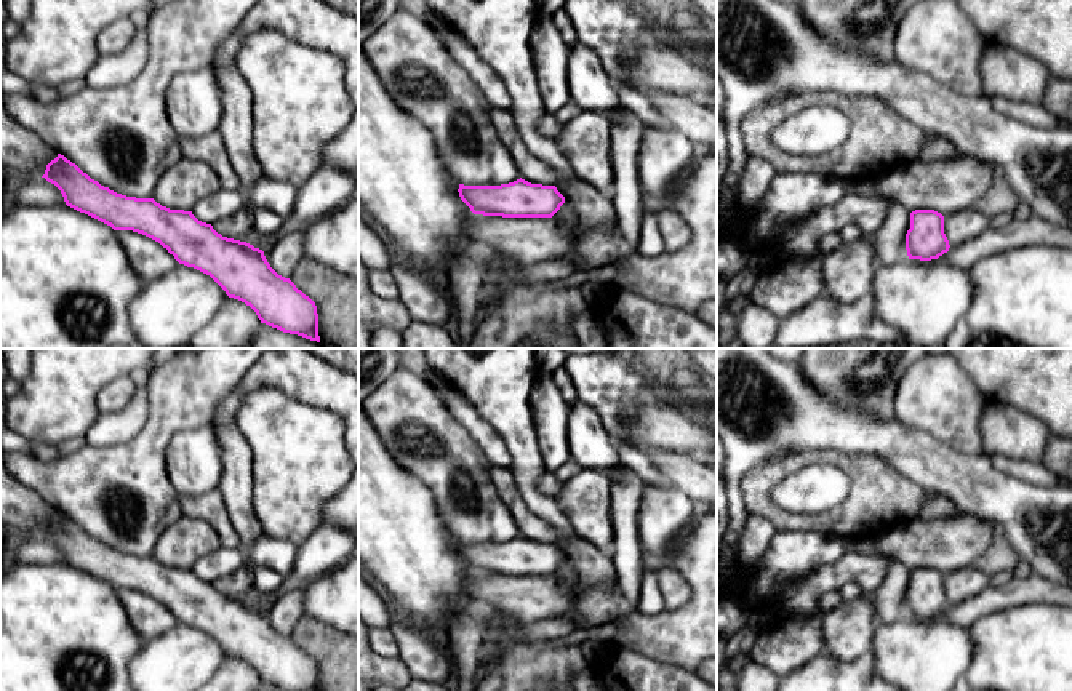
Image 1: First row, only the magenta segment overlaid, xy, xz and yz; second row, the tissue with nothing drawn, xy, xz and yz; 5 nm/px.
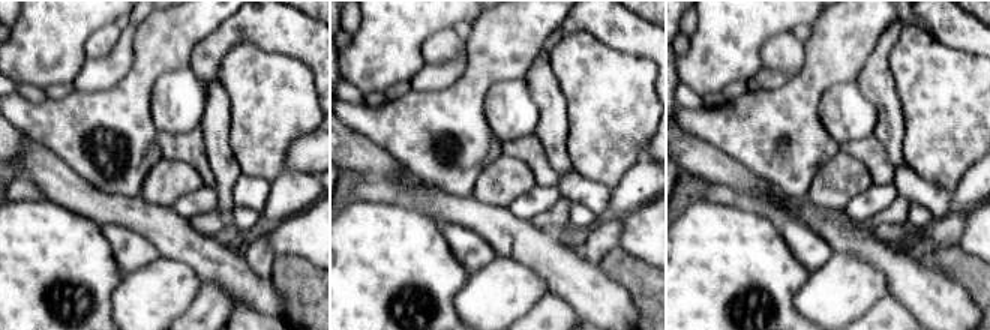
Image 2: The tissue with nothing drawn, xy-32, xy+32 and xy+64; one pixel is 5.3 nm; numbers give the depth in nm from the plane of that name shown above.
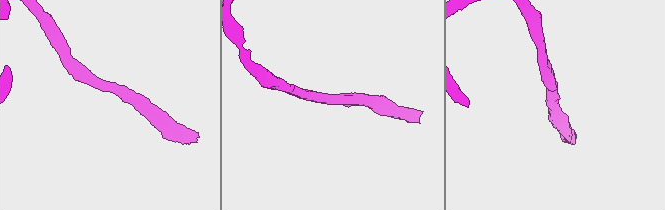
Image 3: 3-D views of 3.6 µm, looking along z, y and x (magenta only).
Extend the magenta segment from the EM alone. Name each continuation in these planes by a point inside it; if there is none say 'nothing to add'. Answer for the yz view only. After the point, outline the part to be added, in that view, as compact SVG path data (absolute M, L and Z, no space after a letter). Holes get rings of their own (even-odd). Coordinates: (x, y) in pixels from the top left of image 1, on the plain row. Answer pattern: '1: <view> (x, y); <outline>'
1: yz (968, 581); M974 565L963 566L944 576L944 592L950 605L968 600L990 585L990 576Z

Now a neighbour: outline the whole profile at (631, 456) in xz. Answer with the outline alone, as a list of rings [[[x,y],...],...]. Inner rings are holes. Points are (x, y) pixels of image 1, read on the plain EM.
[[[611,438],[613,445],[618,451],[619,464],[632,469],[637,477],[645,483],[651,486],[667,486],[672,485],[653,464],[648,453],[638,449],[637,446]]]

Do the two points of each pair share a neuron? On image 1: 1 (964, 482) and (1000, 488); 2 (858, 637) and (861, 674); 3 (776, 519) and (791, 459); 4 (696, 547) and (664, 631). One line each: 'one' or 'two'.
1: one
2: two
3: one
4: one

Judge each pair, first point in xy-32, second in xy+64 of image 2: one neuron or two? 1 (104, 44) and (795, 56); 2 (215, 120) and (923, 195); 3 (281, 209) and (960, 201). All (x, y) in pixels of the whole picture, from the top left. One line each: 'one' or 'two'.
1: one
2: two
3: one

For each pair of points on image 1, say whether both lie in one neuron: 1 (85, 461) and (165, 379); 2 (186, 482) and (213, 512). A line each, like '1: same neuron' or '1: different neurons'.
1: same neuron
2: different neurons

